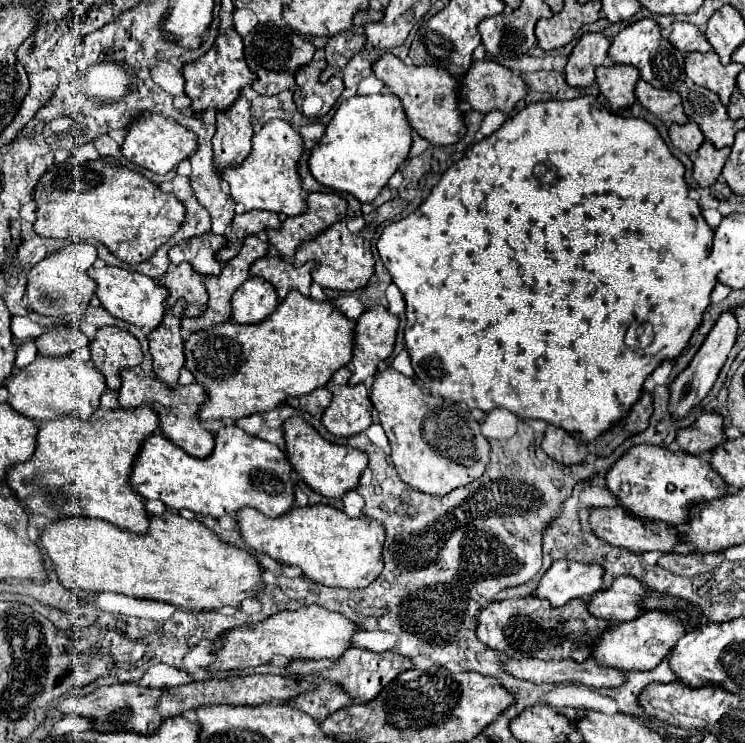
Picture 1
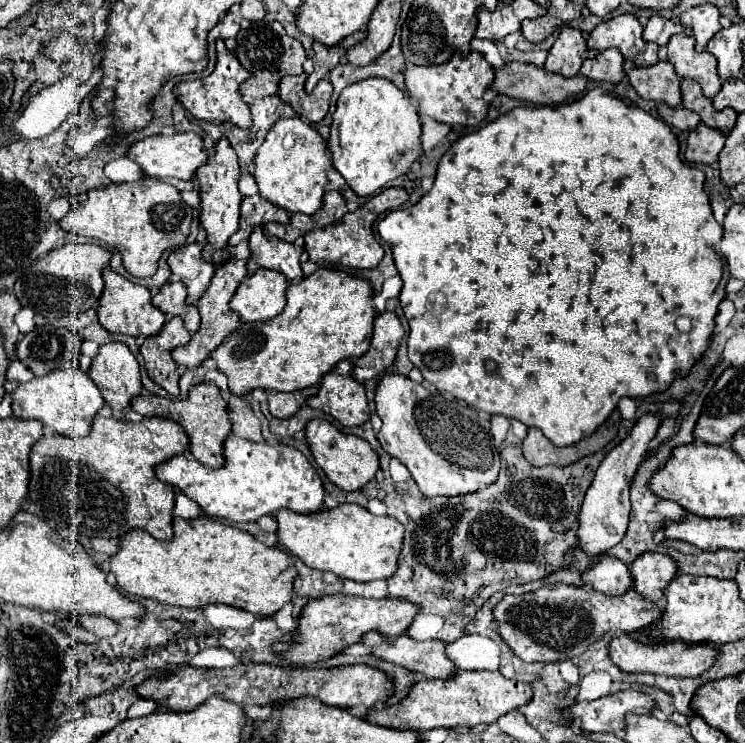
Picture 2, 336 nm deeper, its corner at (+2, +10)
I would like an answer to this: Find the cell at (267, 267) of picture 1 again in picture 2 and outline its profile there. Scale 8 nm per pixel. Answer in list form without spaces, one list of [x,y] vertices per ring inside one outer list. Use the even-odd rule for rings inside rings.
[[[255,226],[255,230],[251,232],[249,250],[251,250],[251,258],[261,268],[283,272],[289,282],[303,278],[303,272],[299,266],[299,256],[303,254],[303,248],[283,242],[275,236],[269,238],[261,226]]]

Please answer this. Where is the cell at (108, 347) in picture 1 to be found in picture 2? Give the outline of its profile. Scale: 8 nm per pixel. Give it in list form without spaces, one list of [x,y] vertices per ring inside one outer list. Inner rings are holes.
[[[109,342],[105,346],[99,348],[97,356],[91,362],[89,368],[89,378],[97,384],[97,388],[101,390],[103,400],[111,406],[113,410],[113,418],[117,420],[125,420],[125,408],[129,406],[129,402],[141,394],[143,386],[141,386],[141,376],[139,376],[139,364],[135,360],[135,356],[131,354],[131,350],[123,344],[123,342]]]

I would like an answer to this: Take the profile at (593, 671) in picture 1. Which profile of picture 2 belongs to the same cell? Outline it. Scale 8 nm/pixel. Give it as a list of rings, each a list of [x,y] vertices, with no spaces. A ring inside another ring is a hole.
[[[617,634],[609,648],[611,660],[623,670],[623,672],[651,672],[651,674],[663,674],[663,676],[681,676],[681,678],[697,678],[703,672],[707,672],[717,656],[719,648],[713,644],[687,644],[687,642],[665,642],[661,646],[637,646],[629,634]]]

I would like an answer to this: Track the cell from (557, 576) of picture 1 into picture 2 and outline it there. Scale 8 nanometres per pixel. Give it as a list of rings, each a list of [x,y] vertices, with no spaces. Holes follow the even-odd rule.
[[[603,554],[593,566],[587,568],[587,572],[583,574],[583,582],[593,584],[597,592],[621,596],[633,586],[633,576],[619,558]]]

